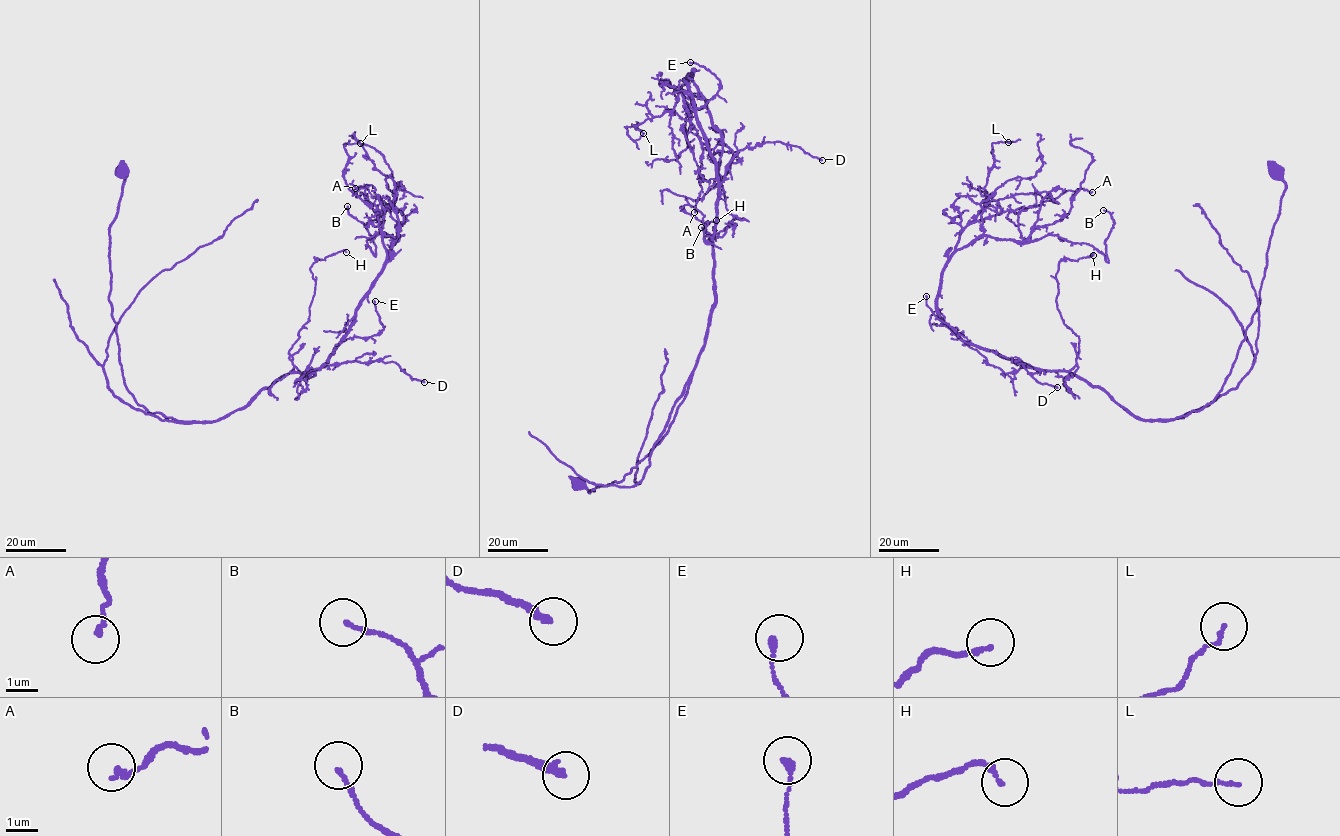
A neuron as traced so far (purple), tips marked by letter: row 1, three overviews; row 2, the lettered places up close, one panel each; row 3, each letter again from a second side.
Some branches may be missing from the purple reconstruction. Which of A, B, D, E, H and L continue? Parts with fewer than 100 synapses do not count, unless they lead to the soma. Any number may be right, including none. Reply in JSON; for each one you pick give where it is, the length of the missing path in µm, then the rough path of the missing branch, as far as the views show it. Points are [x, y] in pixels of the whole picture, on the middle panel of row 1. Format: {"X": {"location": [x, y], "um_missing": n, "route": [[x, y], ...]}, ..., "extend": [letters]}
{"extend": []}

